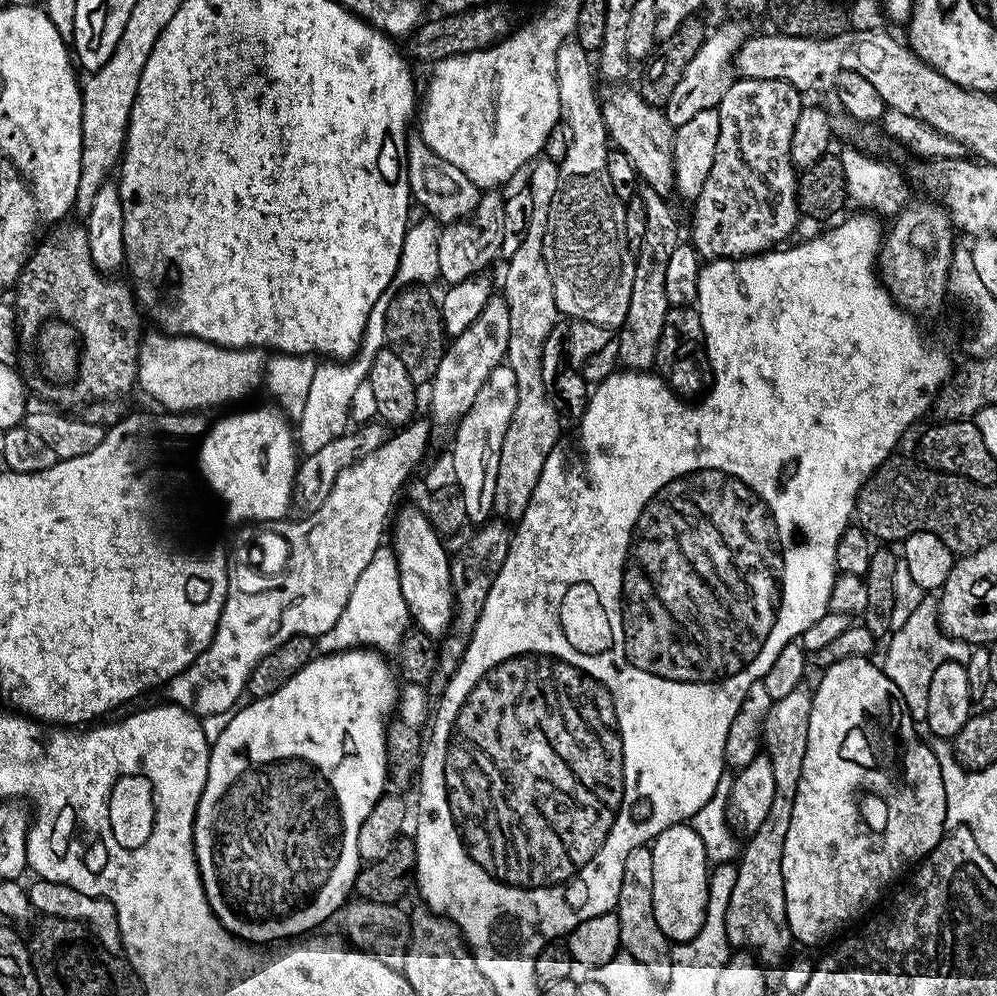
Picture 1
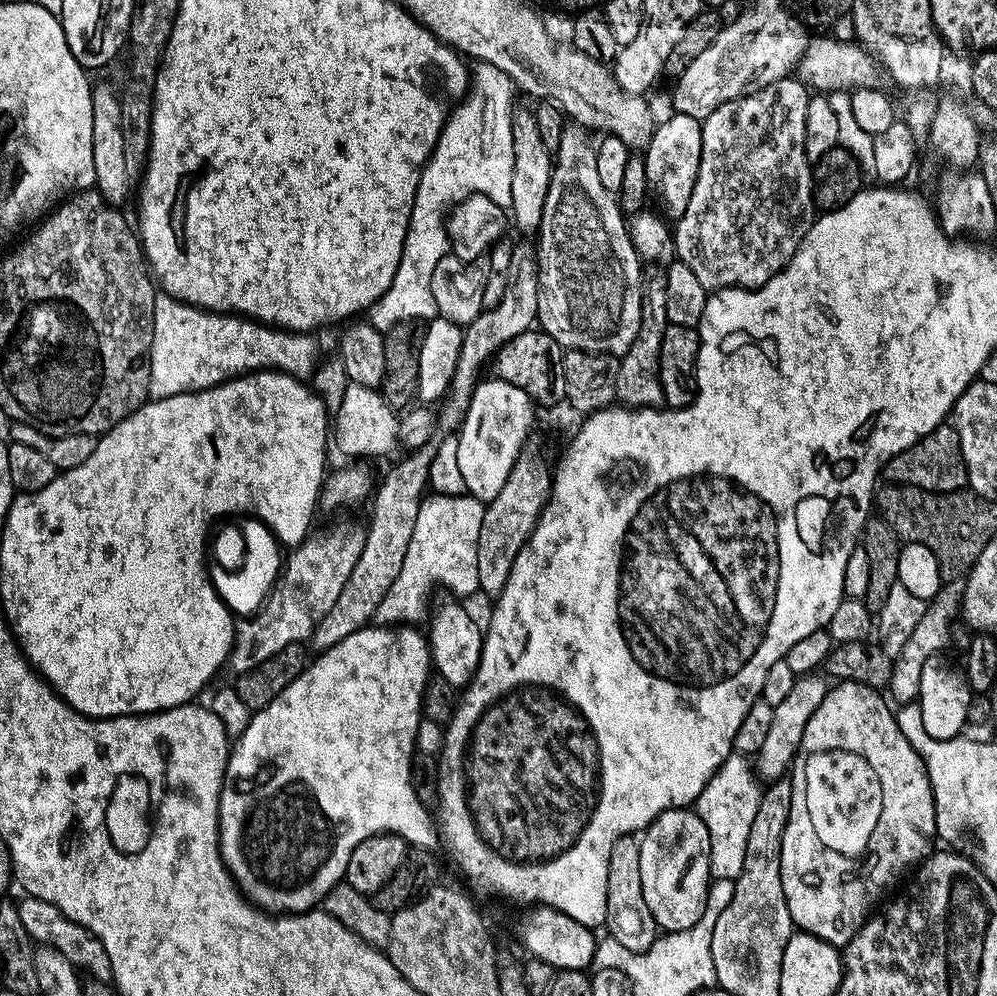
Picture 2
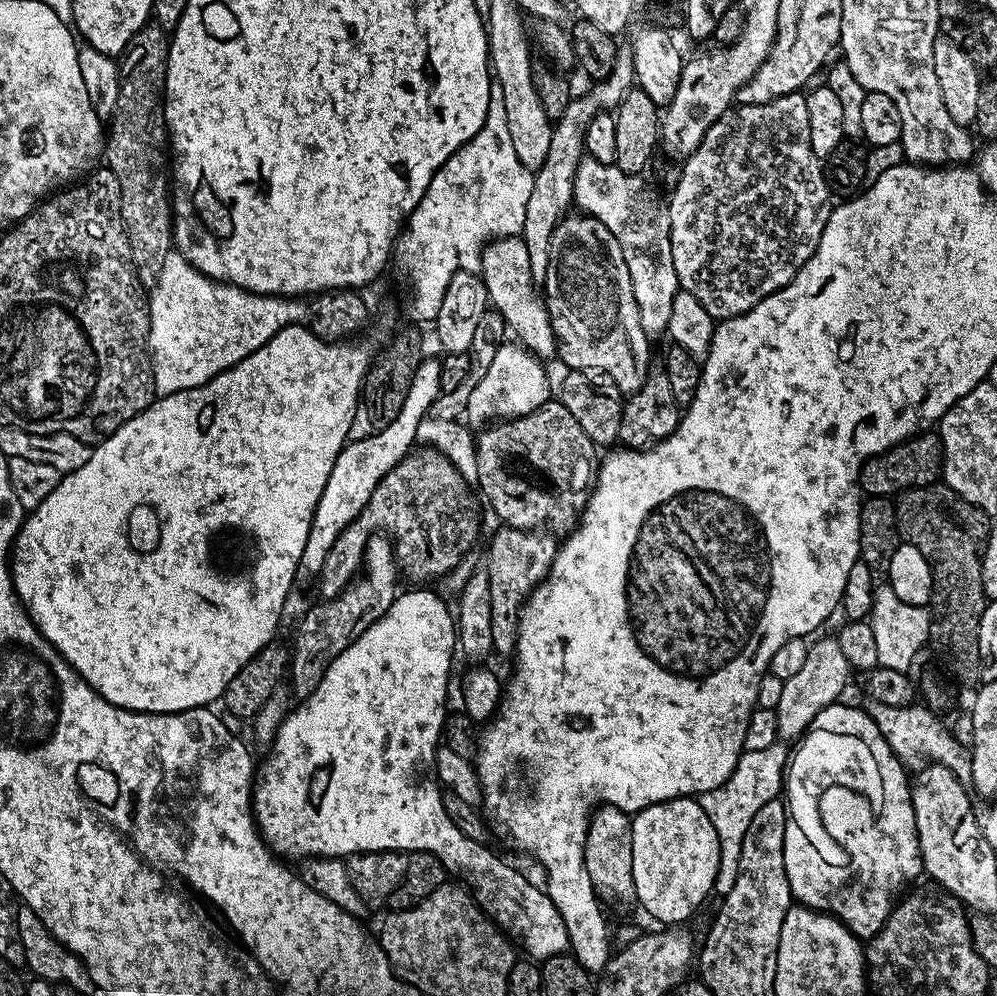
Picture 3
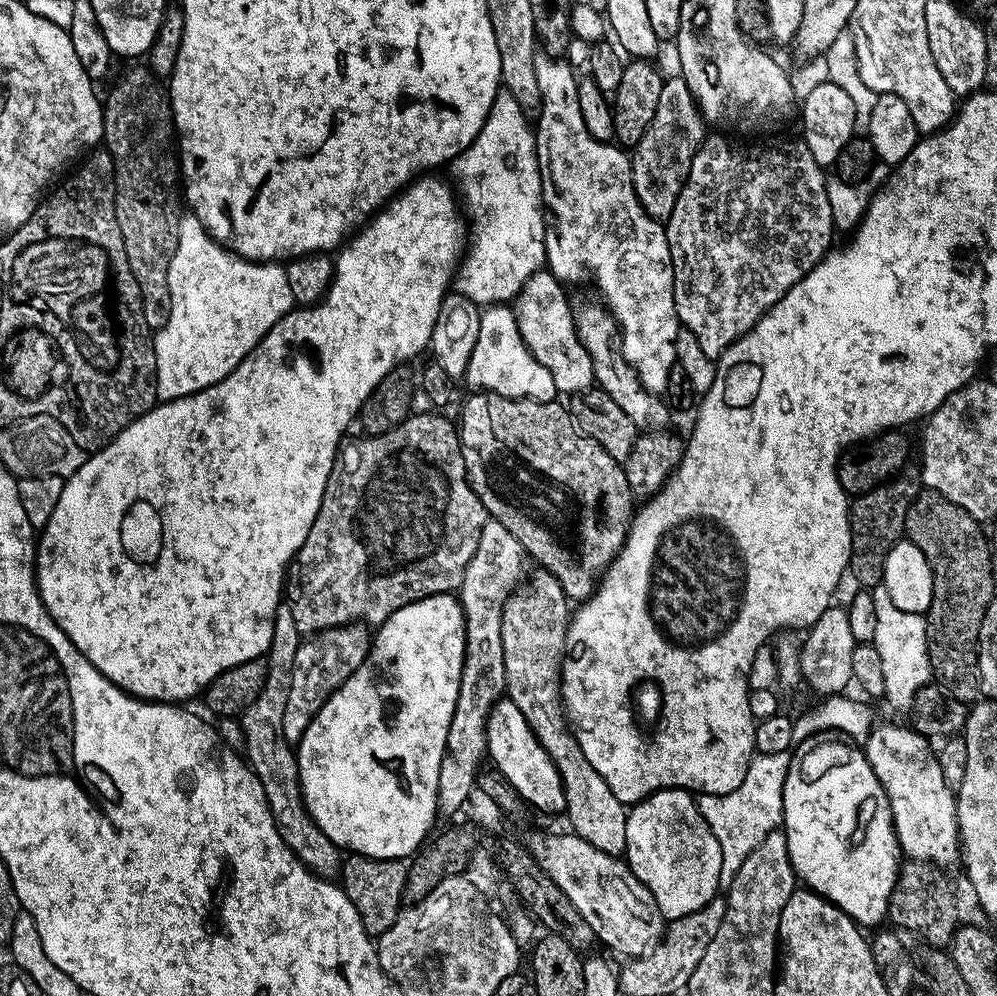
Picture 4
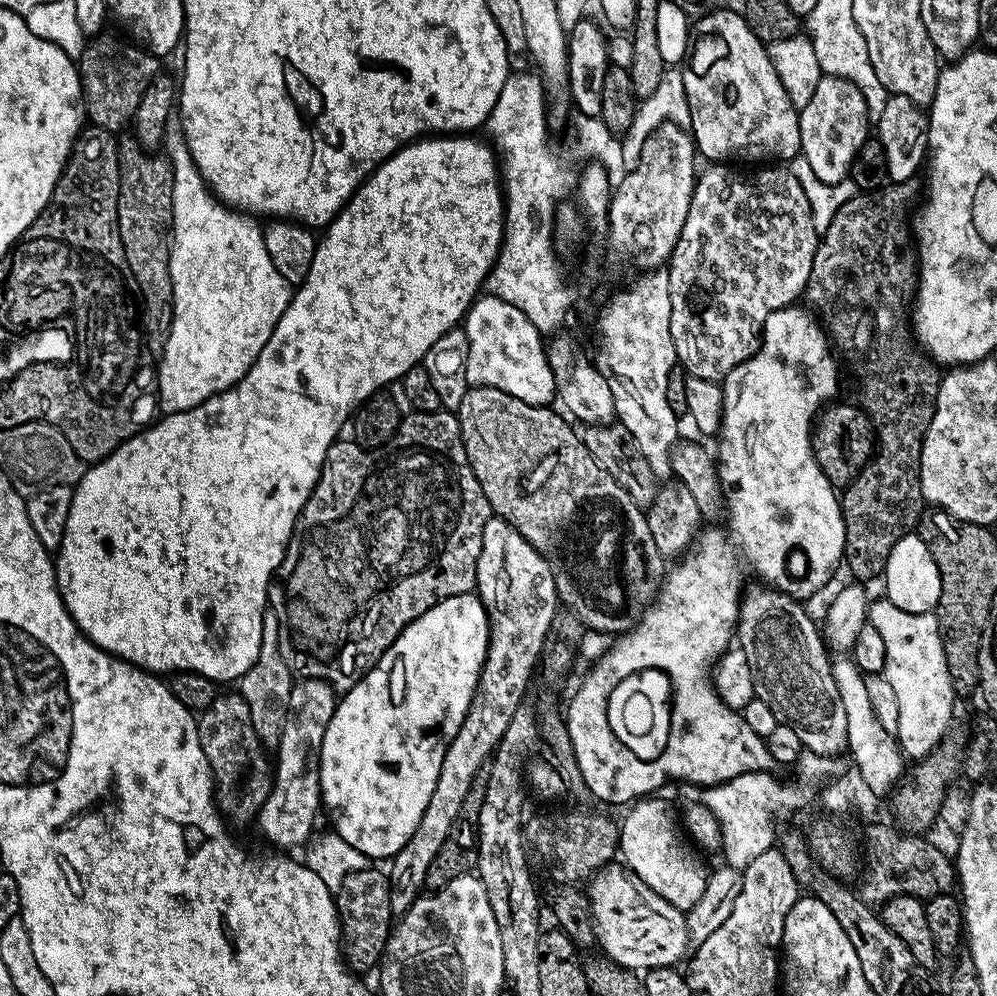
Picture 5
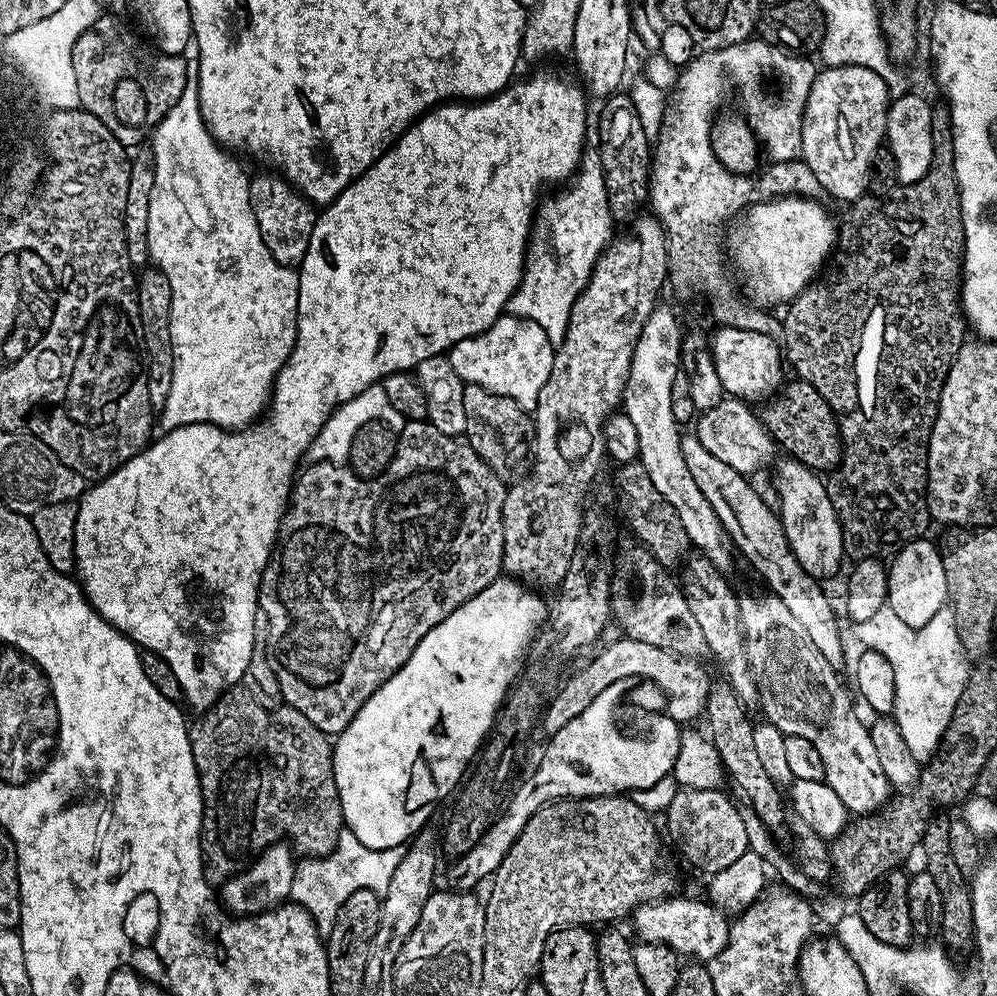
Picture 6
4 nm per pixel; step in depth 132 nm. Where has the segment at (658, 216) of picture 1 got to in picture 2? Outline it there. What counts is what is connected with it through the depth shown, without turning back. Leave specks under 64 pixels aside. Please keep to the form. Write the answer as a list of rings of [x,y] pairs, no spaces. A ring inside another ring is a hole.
[[[661,269],[651,270],[650,276],[645,277],[641,287],[642,318],[638,338],[631,343],[630,350],[618,360],[615,399],[625,407],[653,408],[664,404],[664,391],[661,388],[660,378],[660,356],[663,335],[669,326],[666,314],[665,276]]]

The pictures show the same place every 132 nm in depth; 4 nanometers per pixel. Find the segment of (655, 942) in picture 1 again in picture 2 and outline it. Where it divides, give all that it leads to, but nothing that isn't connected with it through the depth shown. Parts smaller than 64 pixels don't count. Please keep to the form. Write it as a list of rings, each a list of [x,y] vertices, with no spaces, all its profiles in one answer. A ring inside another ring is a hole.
[[[635,835],[623,836],[610,850],[606,874],[606,929],[624,947],[625,953],[645,952],[658,935],[656,919],[642,898],[642,846]]]

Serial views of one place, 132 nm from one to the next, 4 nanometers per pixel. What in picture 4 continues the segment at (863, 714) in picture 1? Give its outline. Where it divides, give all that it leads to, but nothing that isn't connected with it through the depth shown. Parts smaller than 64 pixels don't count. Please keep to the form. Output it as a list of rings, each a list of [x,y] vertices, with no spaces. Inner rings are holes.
[[[840,738],[821,740],[824,740],[821,744],[806,749],[798,756],[798,766],[788,769],[784,783],[782,831],[788,839],[792,871],[803,887],[836,905],[850,919],[856,921],[857,925],[875,929],[880,926],[875,924],[885,923],[890,894],[896,885],[902,863],[890,802],[882,782],[878,780],[878,774],[874,774],[868,757],[864,754],[863,747],[855,748],[852,745],[855,743],[845,742]]]

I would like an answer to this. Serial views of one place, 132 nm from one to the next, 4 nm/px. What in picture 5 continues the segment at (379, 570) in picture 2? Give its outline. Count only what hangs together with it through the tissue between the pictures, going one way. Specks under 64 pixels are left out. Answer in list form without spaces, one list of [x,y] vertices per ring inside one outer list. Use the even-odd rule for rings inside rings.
[[[300,678],[293,683],[290,690],[290,706],[282,726],[282,734],[278,746],[274,749],[274,787],[268,801],[260,808],[258,825],[260,832],[273,844],[276,850],[303,849],[314,835],[312,827],[316,824],[316,815],[322,812],[320,798],[320,747],[326,734],[326,726],[330,726],[330,718],[334,718],[334,710],[338,703],[338,693],[325,680]]]

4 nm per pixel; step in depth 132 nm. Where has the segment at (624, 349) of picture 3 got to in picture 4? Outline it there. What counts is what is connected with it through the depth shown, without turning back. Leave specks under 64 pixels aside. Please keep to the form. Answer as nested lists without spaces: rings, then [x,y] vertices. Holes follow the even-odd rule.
[[[598,302],[597,304],[576,304],[574,315],[577,337],[589,352],[593,362],[595,383],[603,392],[610,394],[610,398],[614,398],[618,406],[622,406],[623,412],[630,418],[630,422],[636,424],[637,429],[667,429],[669,405],[662,402],[657,393],[648,392],[641,386],[638,374],[626,362],[624,353],[620,351],[620,326],[607,307]]]

